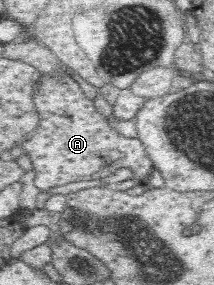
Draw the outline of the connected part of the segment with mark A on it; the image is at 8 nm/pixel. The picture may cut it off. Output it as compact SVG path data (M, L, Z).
M58 70L54 74L39 73L38 75L40 75L40 78L36 80L38 90L34 92L34 109L38 113L38 128L22 138L22 152L32 162L35 172L33 181L40 190L64 186L64 184L78 182L79 180L99 179L102 176L110 176L122 168L132 171L131 179L136 183L144 184L156 174L152 164L153 160L149 157L142 142L138 138L122 136L111 126L114 119L116 121L134 120L135 114L144 104L145 98L134 95L130 89L120 89L119 95L112 105L112 116L106 118L94 106L93 100L86 97L78 83L64 71Z

